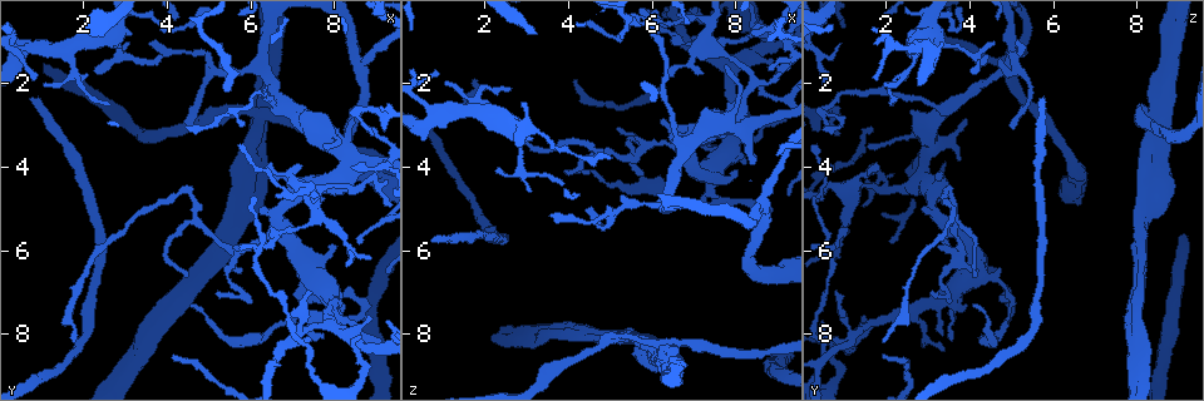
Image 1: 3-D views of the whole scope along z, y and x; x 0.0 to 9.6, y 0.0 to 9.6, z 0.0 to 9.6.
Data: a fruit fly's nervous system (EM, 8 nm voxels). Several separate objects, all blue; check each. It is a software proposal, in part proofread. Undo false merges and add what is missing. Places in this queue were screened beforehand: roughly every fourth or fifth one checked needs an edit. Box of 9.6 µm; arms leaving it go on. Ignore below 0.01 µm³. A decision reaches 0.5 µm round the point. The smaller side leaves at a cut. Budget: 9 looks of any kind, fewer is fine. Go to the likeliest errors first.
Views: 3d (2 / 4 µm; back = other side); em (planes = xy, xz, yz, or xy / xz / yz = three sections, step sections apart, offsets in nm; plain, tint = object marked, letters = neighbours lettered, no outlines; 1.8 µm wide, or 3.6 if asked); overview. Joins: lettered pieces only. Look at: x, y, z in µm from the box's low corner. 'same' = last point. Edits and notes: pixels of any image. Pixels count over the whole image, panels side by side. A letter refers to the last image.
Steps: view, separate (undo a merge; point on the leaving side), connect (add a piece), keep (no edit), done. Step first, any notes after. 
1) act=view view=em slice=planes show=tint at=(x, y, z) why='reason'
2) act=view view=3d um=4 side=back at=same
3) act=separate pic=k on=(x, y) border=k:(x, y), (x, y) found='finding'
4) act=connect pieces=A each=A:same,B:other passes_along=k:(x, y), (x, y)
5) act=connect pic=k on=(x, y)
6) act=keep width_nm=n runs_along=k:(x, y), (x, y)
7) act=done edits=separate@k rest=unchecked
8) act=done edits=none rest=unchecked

act=view view=em slice=planes show=letters at=(7.65, 4.55, 1.30) why='four or more arms meet'

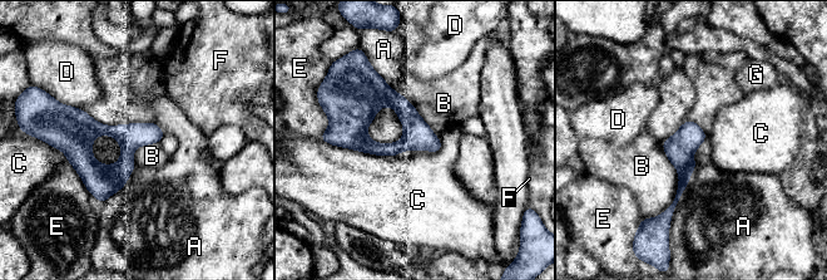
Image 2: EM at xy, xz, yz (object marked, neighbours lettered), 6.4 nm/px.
act=keep width_nm=160 each=A:other,B:other,C:other,D:other,E:other,F:other,G:other found='continuous, no second neuron'

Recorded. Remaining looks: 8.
act=view view=em slice=planes show=letters at=(6.40, 5.90, 0.75) why='arms part here'

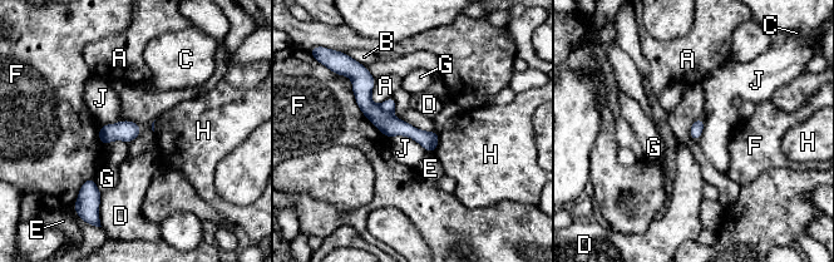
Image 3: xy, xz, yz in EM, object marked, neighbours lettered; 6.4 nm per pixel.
act=separate pic=3 on=(388, 105) longest_contact=J:280nm each=A:other,B:other,C:other,D:other,E:other,F:other,G:other,H:other,J:other border=3:(378, 107), (390, 114) found='a second neuron is stuck on'

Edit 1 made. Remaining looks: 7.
act=view view=overview

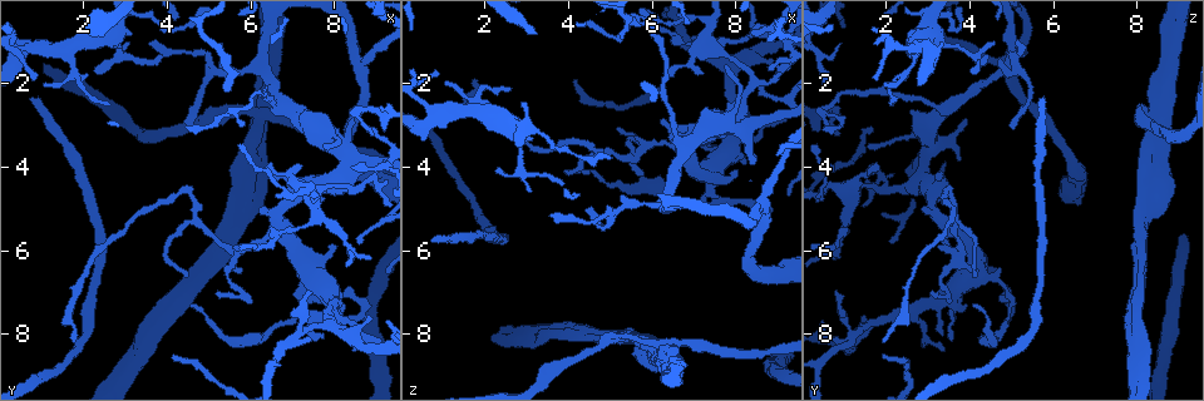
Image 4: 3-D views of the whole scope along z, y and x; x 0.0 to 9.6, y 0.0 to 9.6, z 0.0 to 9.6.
act=view view=em slice=planes show=letters at=(4.15, 8.50, 1.85) why='tapers out'

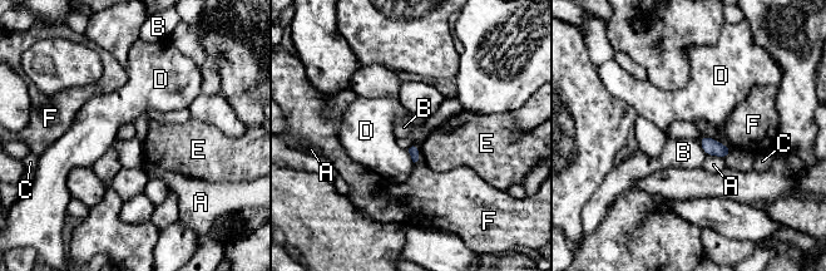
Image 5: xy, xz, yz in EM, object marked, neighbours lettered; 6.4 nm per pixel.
act=keep each=A:other,B:other,C:other,D:other,E:other,F:other border=5:(698, 141), (706, 154) found='none of them fits'

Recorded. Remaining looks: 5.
act=view view=em slice=planes show=plain at=(2.30, 1.80, 4.05) why='thin end'

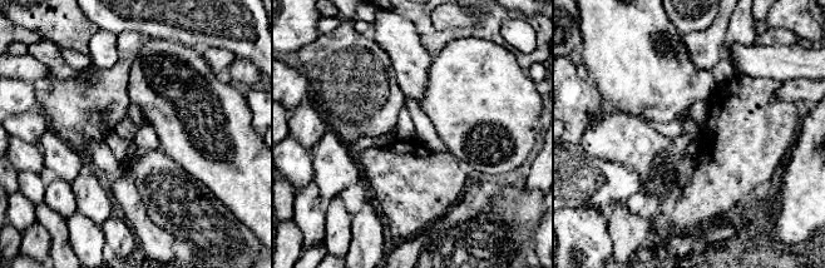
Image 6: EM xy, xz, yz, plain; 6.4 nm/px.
act=view view=em slice=planes show=tint at=same why='where the object lies'

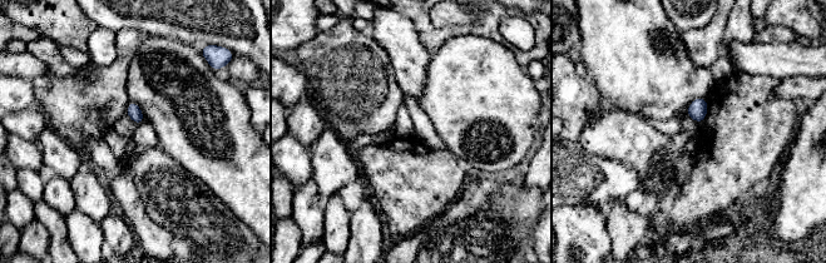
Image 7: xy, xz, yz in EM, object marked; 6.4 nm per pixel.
act=view view=em slice=planes show=letters at=same why='see the neighbours'

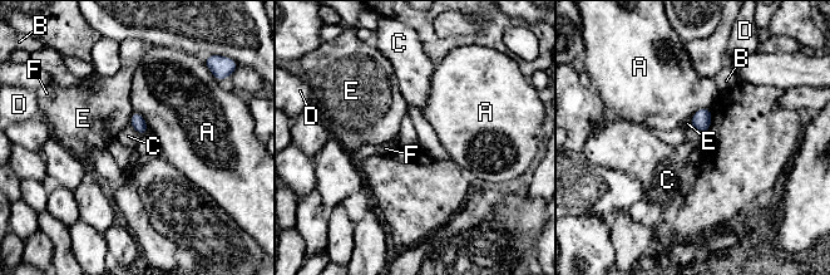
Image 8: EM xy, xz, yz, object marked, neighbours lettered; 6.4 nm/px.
act=keep width_nm=90 each=A:other,B:other,C:other,D:other,E:other,F:other border=8:(690, 126), (703, 134) found='none of them fits'

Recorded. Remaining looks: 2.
act=done edits=separate@3 rest=unchecked

